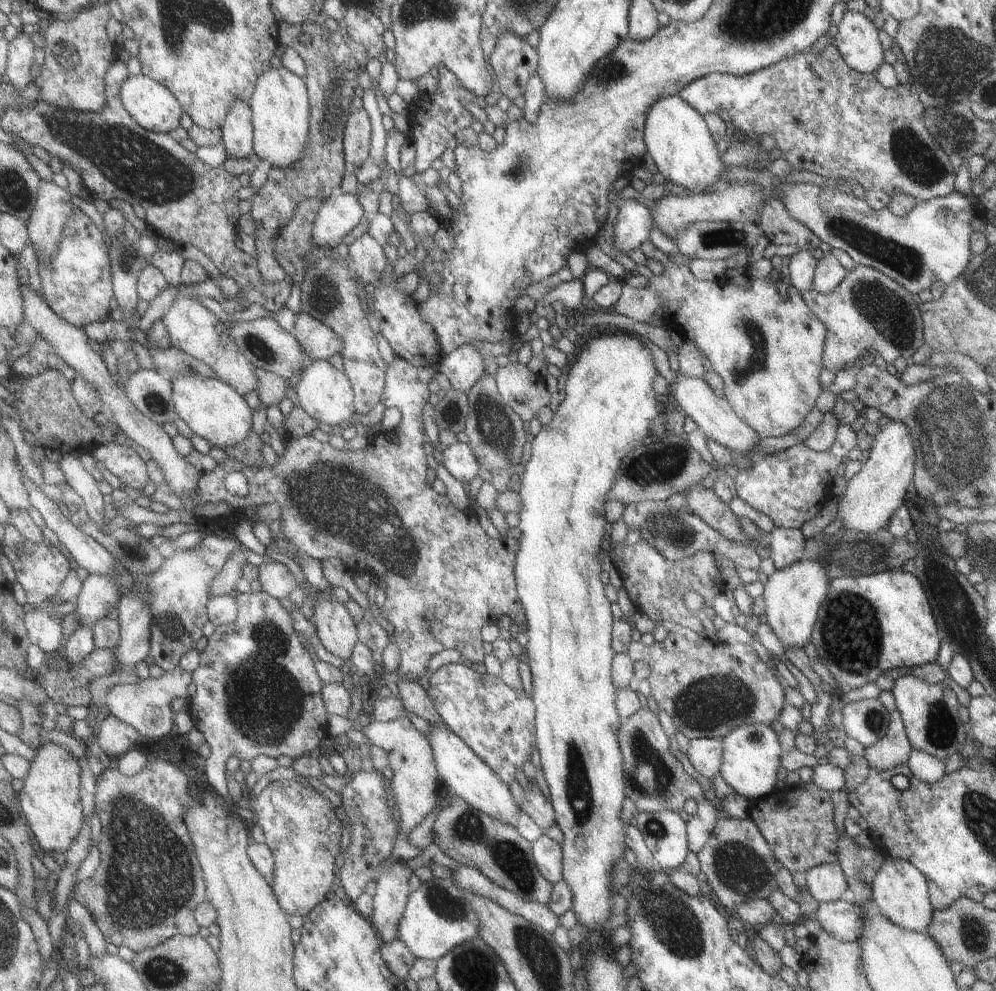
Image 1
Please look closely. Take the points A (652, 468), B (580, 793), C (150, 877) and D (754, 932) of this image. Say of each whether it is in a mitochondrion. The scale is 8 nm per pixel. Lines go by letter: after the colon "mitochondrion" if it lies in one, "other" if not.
A: mitochondrion
B: mitochondrion
C: mitochondrion
D: other

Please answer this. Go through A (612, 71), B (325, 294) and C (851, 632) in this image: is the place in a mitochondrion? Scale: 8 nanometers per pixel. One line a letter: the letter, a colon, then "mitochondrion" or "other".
A: mitochondrion
B: mitochondrion
C: mitochondrion

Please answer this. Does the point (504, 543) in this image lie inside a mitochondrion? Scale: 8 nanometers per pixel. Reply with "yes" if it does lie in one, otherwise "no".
no

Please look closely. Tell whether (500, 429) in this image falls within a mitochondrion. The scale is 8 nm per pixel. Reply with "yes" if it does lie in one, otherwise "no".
yes

